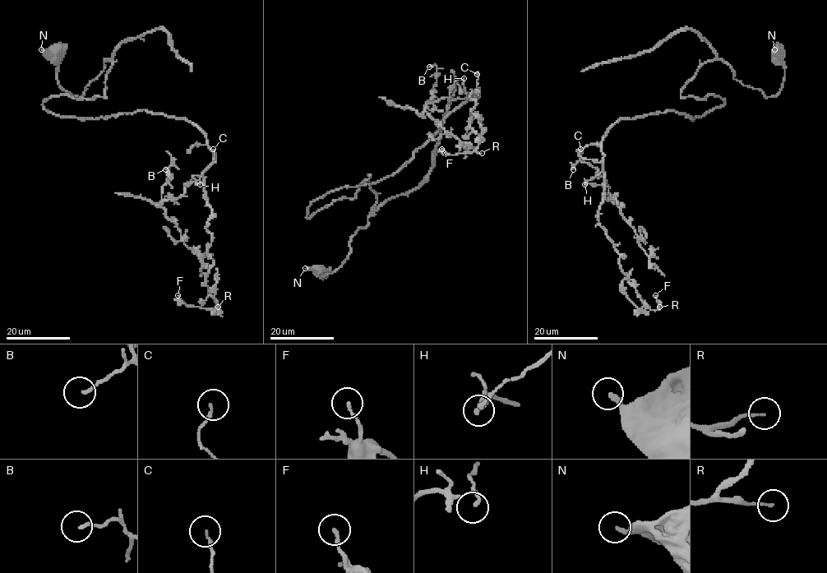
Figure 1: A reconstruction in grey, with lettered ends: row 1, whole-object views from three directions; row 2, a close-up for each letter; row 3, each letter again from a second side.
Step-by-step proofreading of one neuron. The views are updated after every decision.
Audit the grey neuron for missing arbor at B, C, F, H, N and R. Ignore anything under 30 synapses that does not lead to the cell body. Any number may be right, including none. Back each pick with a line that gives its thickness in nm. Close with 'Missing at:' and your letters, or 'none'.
Missing at: none

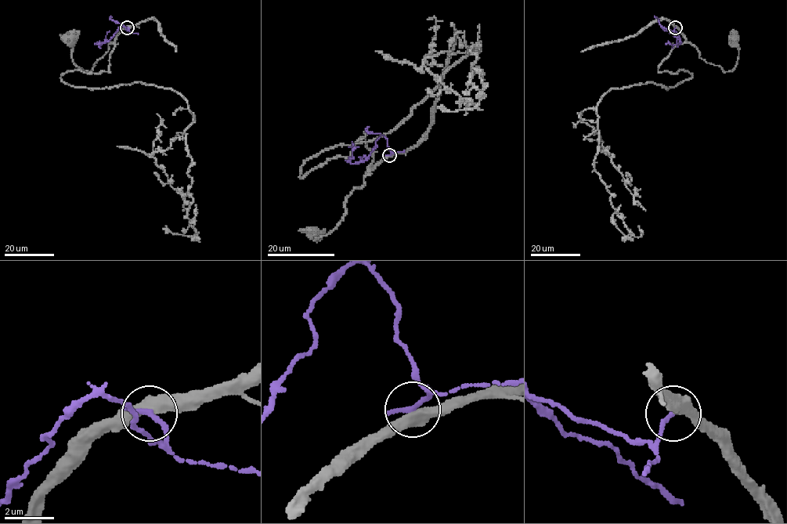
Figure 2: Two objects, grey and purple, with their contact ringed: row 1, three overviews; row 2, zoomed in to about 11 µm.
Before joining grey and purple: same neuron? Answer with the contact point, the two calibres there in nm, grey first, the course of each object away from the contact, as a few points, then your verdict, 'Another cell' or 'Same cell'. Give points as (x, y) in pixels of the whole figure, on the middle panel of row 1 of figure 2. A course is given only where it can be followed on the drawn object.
Place: (389, 155). Thickness 480 nm (grey) against 240 nm. Course of grey: (389, 155), (368, 171), (364, 184), (347, 197), (340, 222), (314, 240), (315, 231). Course of purple: (389, 154), (391, 153), (388, 140), (380, 135), (366, 159), (351, 163), (351, 142). Another cell

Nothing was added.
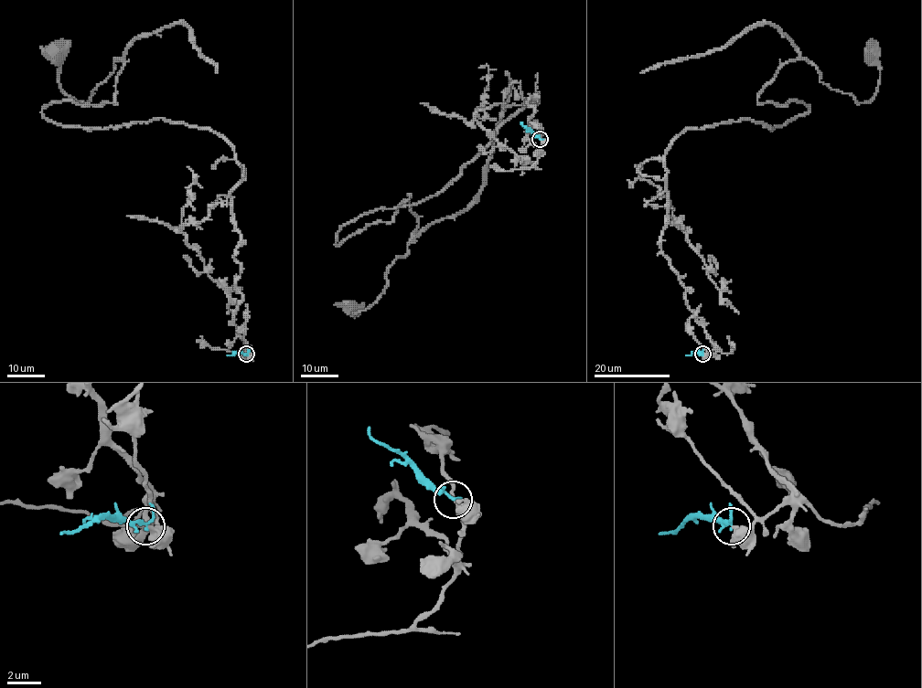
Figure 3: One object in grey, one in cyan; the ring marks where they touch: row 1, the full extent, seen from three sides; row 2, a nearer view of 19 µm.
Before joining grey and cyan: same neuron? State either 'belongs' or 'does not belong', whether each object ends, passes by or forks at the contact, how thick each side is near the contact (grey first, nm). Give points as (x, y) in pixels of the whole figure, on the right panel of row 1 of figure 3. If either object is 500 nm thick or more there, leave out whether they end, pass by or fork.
does not belong | grey ends | cyan forks | 360/130 nm

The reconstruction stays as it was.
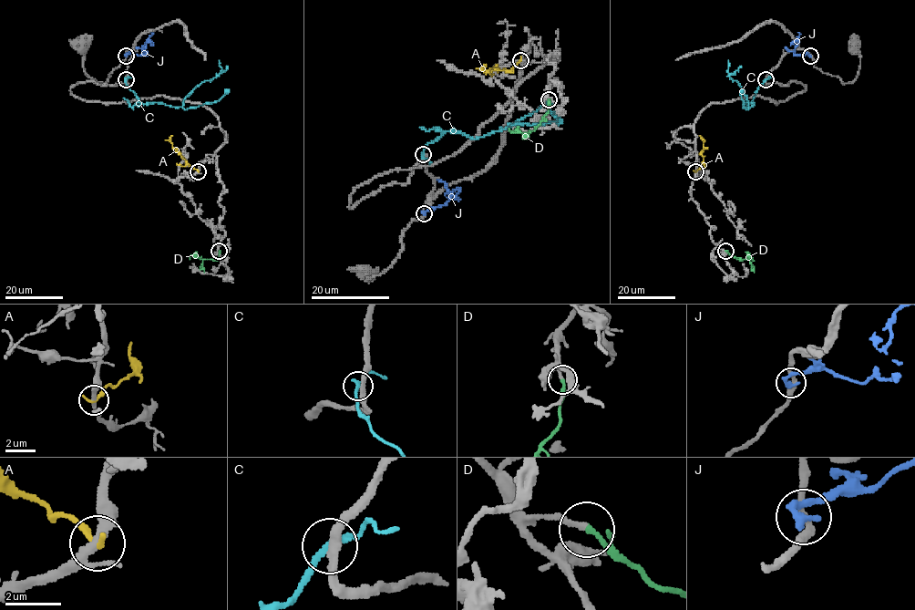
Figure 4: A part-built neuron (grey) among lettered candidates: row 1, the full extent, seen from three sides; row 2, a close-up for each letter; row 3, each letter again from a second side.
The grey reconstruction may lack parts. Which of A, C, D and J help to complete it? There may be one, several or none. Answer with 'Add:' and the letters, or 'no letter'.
Add: D

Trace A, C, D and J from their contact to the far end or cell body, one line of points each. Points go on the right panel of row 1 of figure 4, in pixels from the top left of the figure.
A: (695, 171), (704, 166), (704, 141), (699, 136)
C: (765, 79), (748, 102), (754, 103), (748, 107), (744, 90), (729, 77), (727, 59)
D: (725, 251), (737, 259), (749, 259), (749, 255), (747, 260)
J: (809, 55), (793, 52), (797, 40), (790, 44)

